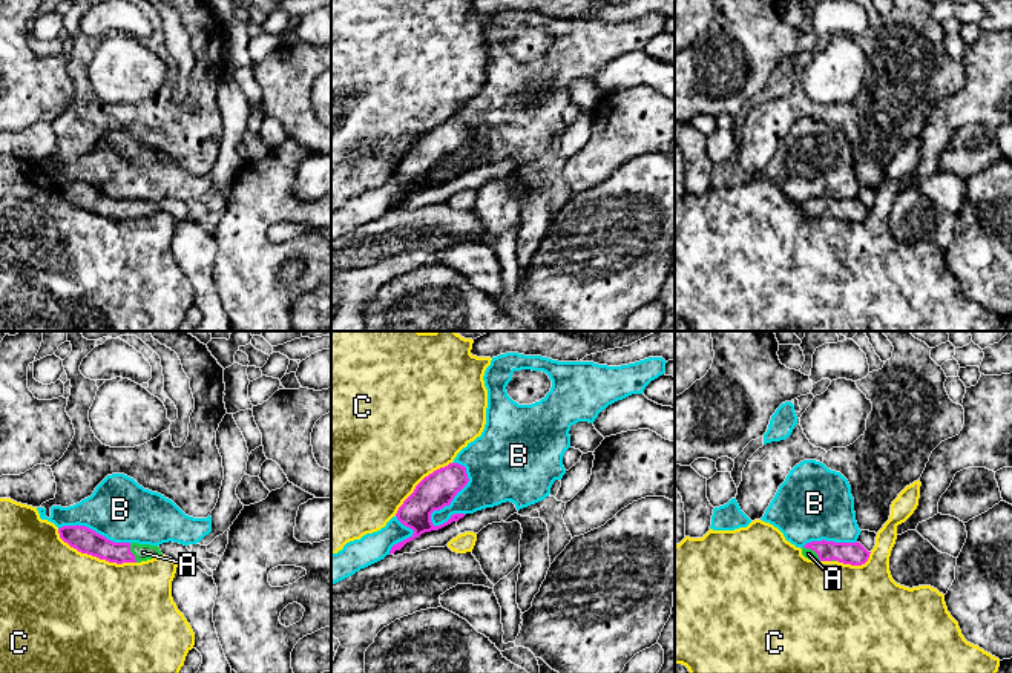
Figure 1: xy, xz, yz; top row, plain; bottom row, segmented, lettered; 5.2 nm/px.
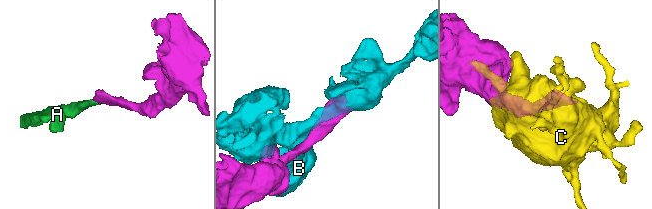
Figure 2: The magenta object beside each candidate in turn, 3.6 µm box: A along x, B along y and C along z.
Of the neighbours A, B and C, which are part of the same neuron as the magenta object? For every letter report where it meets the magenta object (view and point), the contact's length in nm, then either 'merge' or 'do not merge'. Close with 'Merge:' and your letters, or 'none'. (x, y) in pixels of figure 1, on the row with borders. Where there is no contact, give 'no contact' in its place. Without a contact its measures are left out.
A: yz (813, 549) | 120 nm | merge
B: xz (454, 495) | 360 nm | do not merge
C: xy (94, 555) | 460 nm | do not merge
Merge: A

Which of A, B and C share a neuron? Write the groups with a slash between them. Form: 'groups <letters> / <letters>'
groups A / B / C

